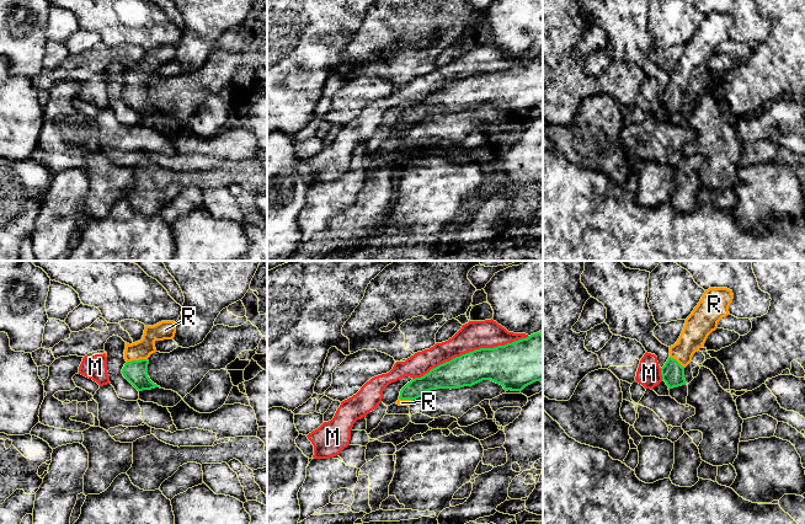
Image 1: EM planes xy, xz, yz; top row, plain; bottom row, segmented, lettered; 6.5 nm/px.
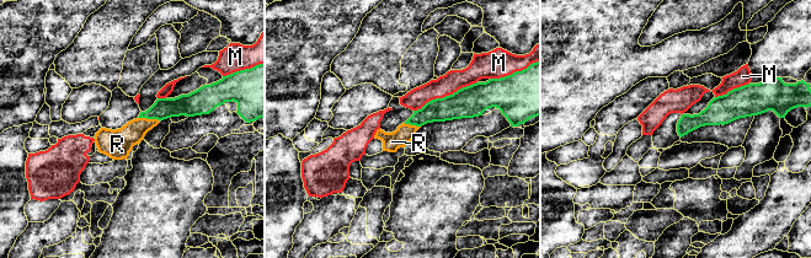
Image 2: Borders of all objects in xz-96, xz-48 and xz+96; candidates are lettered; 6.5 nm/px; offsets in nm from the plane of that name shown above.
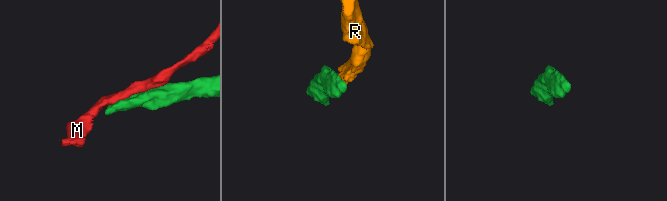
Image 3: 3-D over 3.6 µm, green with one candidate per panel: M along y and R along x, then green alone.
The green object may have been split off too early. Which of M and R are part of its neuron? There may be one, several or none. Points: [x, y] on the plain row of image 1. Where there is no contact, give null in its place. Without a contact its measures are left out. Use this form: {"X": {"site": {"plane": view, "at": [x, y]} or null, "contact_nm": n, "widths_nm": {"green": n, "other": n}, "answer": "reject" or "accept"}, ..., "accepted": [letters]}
{"M": {"site": {"plane": "xz", "at": [470, 76]}, "contact_nm": 800, "widths_nm": {"green": 260, "other": 190}, "answer": "reject"}, "R": {"site": {"plane": "xy", "at": [137, 85]}, "contact_nm": 140, "widths_nm": {"green": 160, "other": 130}, "answer": "accept"}, "accepted": ["R"]}

